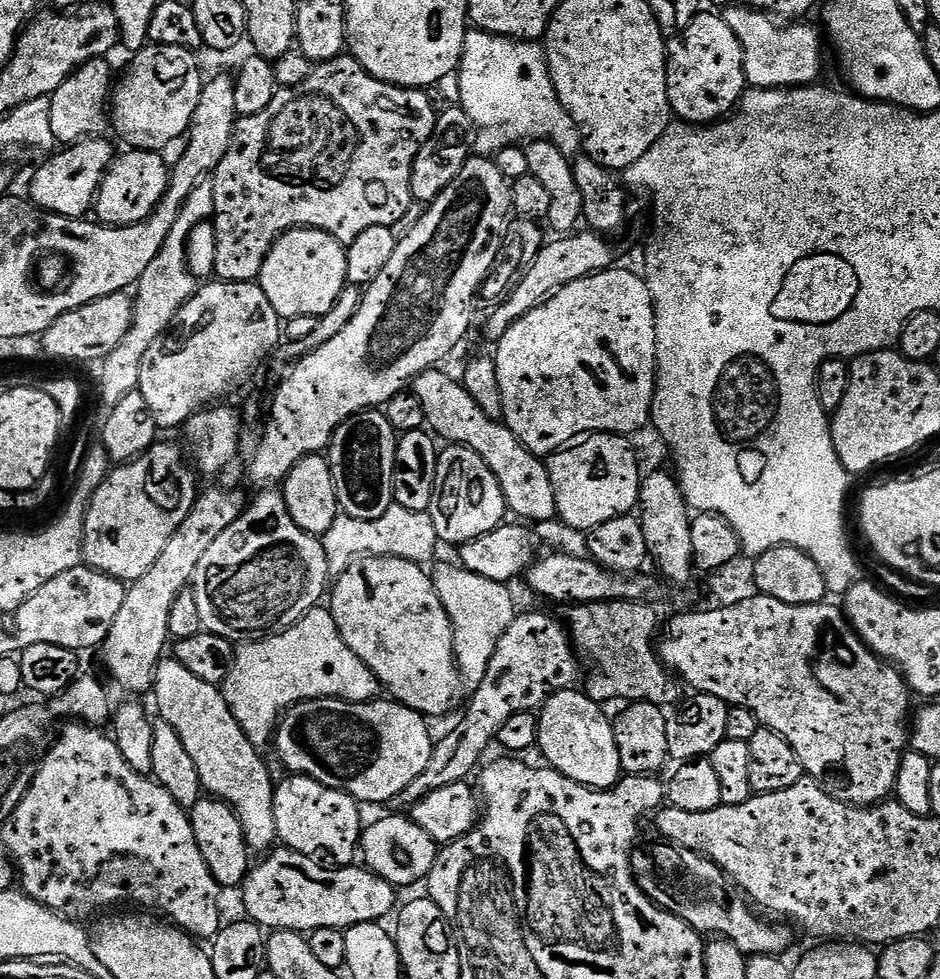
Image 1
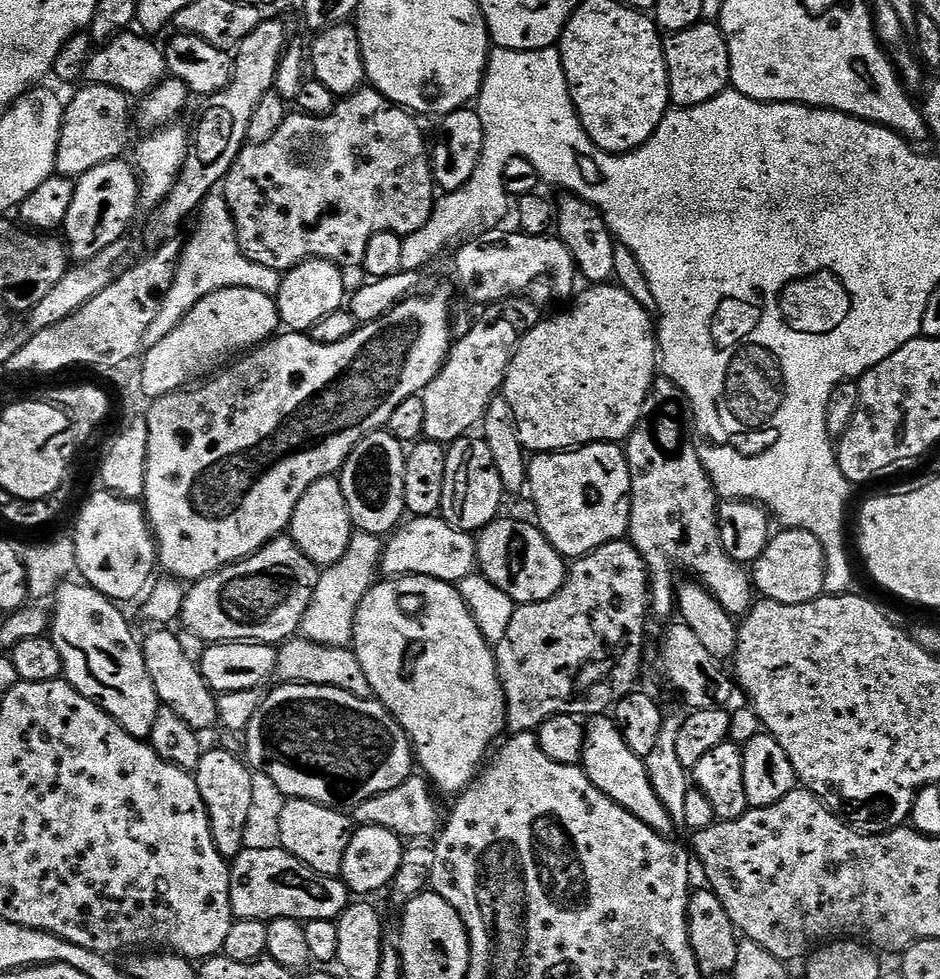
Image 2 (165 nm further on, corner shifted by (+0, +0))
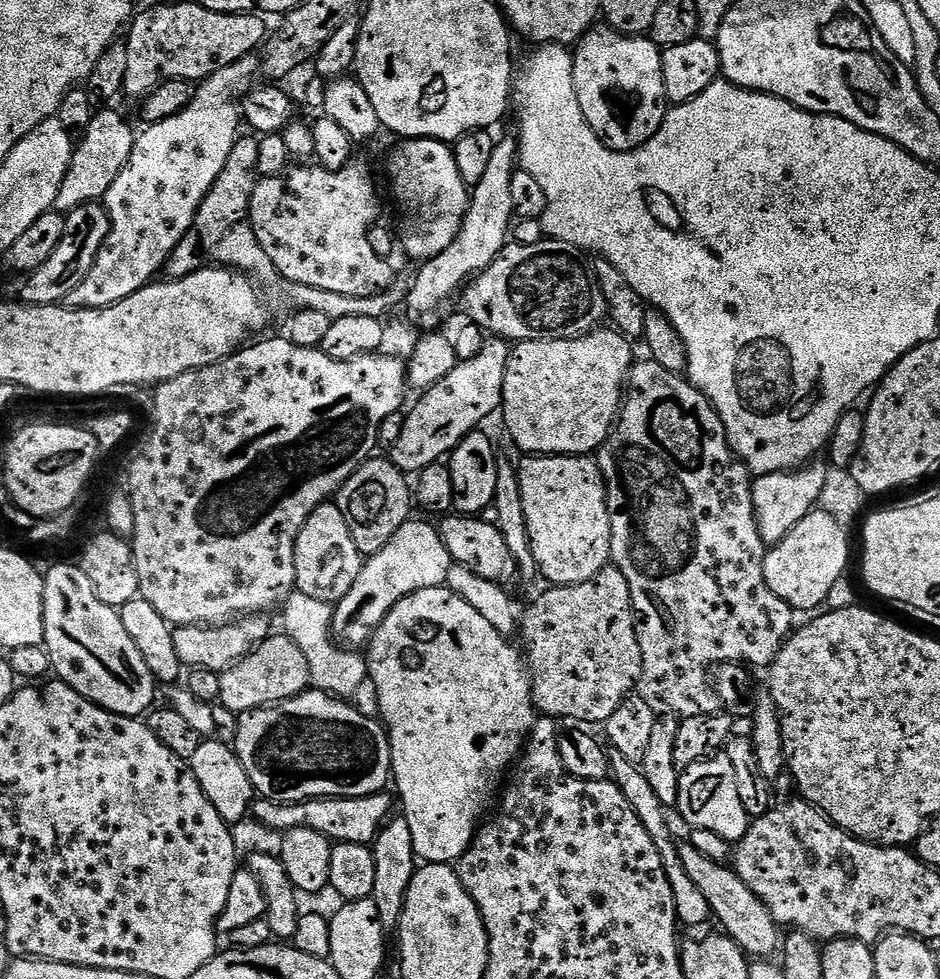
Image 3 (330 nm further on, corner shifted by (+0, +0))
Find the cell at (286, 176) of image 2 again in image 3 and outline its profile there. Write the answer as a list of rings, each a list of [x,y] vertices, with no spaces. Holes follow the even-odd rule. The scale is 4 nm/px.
[[[353,162],[342,170],[334,170],[333,172],[319,166],[306,167],[310,166],[292,166],[282,176],[265,176],[257,179],[256,189],[250,198],[247,223],[252,225],[254,234],[258,234],[258,242],[262,246],[262,250],[266,250],[266,255],[270,258],[270,262],[274,262],[277,270],[290,282],[302,282],[302,286],[314,286],[318,290],[330,290],[334,294],[346,294],[347,296],[357,296],[358,298],[366,298],[367,296],[374,296],[378,292],[384,292],[394,283],[394,275],[392,276],[392,268],[388,265],[389,261],[383,256],[374,254],[374,249],[370,247],[370,242],[368,241],[368,229],[374,223],[374,217],[368,212],[378,211],[380,200],[376,197],[376,184],[372,181],[372,176],[368,173],[367,166],[359,164],[359,162]]]

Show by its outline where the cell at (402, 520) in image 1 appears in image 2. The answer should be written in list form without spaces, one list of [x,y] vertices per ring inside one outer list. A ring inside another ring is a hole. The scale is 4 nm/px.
[[[357,531],[350,546],[346,546],[343,560],[321,571],[318,586],[314,586],[314,598],[310,598],[310,606],[306,606],[306,614],[300,623],[303,639],[327,648],[348,648],[351,645],[358,606],[373,584],[377,583],[384,545],[381,537]]]

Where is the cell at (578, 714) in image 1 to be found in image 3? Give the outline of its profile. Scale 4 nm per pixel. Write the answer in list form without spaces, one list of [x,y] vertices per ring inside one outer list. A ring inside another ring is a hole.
[[[690,842],[680,844],[680,857],[682,866],[686,866],[686,874],[693,880],[694,886],[702,890],[706,902],[710,902],[715,923],[724,927],[721,928],[723,935],[730,937],[749,957],[775,957],[775,952],[777,955],[782,944],[781,929],[770,910],[766,910],[766,906],[758,898],[758,894],[754,894],[754,890],[750,890],[750,886],[746,886],[746,882],[738,878],[735,867],[714,862],[706,858],[706,854],[698,854],[698,850],[694,850]]]

